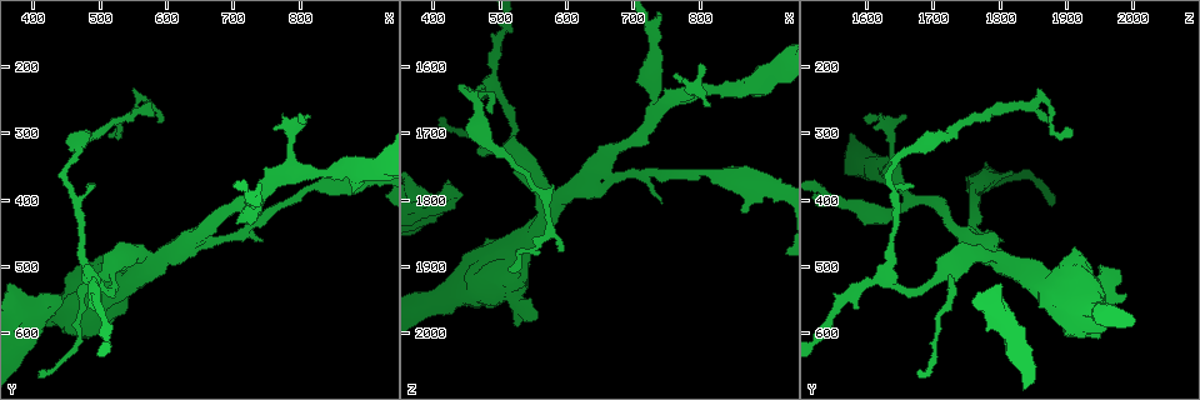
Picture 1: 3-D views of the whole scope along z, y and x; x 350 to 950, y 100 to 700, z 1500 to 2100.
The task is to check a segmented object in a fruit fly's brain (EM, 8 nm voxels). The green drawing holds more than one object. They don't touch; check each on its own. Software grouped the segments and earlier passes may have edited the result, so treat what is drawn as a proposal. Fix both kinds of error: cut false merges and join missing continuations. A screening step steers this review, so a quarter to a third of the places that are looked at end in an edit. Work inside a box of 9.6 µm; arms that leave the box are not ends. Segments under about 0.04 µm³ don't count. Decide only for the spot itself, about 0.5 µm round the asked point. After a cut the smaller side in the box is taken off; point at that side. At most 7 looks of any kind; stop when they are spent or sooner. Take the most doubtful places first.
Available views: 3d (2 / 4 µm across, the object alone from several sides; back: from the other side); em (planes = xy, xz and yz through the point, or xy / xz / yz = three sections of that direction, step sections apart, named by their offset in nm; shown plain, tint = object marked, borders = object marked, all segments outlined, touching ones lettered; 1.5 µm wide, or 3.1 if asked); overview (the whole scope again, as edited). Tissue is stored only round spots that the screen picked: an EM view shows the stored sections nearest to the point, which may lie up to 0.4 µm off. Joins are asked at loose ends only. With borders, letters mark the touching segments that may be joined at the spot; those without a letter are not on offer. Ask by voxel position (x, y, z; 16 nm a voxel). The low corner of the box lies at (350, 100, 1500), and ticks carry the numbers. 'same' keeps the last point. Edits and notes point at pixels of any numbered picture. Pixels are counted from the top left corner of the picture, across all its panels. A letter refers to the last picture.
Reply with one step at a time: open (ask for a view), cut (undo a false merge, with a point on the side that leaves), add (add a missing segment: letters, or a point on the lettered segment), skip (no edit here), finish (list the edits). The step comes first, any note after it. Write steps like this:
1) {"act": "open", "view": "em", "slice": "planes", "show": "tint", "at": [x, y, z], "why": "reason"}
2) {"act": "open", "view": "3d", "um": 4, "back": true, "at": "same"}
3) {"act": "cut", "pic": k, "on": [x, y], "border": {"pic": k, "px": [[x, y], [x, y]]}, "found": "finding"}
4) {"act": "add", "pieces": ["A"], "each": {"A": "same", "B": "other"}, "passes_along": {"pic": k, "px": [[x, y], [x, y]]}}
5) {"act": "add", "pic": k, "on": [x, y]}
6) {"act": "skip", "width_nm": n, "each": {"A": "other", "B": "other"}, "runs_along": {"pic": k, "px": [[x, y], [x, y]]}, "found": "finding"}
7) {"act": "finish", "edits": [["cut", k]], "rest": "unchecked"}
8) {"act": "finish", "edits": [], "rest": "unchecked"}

{"act": "open", "view": "em", "slice": "xz", "step": 8, "show": "tint", "at": [640, 465, 1760], "why": "three arms meet"}

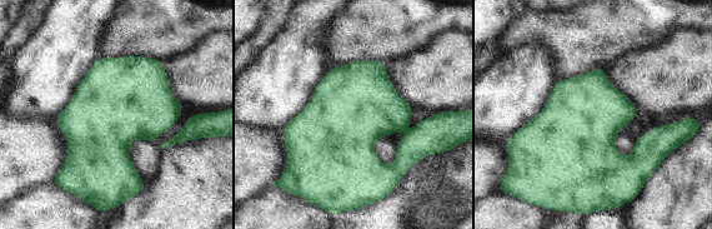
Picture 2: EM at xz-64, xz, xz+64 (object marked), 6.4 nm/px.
{"act": "open", "view": "em", "slice": "yz", "step": 8, "show": "borders", "at": "same", "why": "another direction"}

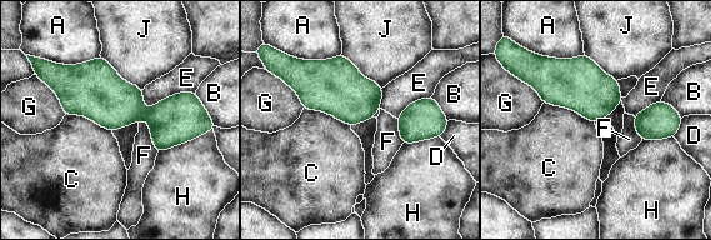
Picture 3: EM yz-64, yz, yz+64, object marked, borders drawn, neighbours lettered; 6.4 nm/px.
{"act": "skip", "width_nm": 300, "longest_contact_nm": ["C", 360], "each": {"A": "other", "B": "other", "C": "other", "D": "other", "E": "other", "F": "other", "G": "other", "H": "other", "J": "other"}, "found": "one neuron here"}

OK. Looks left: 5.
{"act": "open", "view": "3d", "um": 4, "at": [410, 610, 1825], "why": "stops while still wide"}

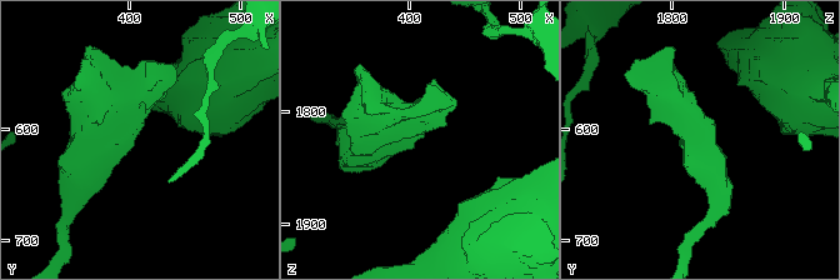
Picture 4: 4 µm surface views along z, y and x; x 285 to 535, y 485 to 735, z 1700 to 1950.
{"act": "open", "view": "em", "slice": "xy", "step": 8, "show": "borders", "at": [404, 604, 1824]}

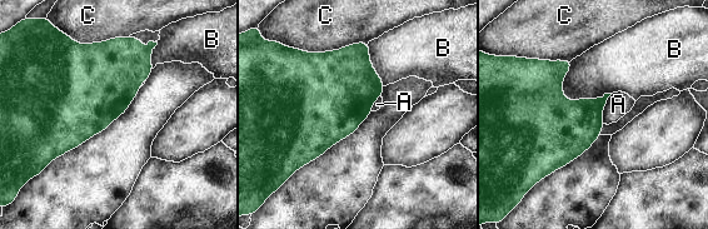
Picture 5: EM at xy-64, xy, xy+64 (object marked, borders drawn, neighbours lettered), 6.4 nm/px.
{"act": "open", "view": "em", "slice": "planes", "show": "borders", "at": "same"}

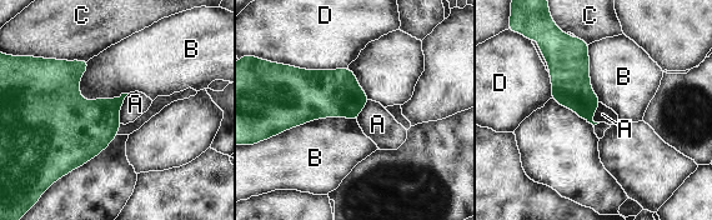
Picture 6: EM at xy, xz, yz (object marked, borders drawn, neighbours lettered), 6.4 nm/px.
{"act": "skip", "each": {"A": "other", "B": "other", "C": "other", "D": "other"}, "border": {"pic": 6, "px": [[129, 94], [119, 113], [120, 123]]}, "found": "none of them fits"}

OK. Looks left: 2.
{"act": "open", "view": "3d", "um": 2, "at": [410, 655, 1680], "why": "an open end"}

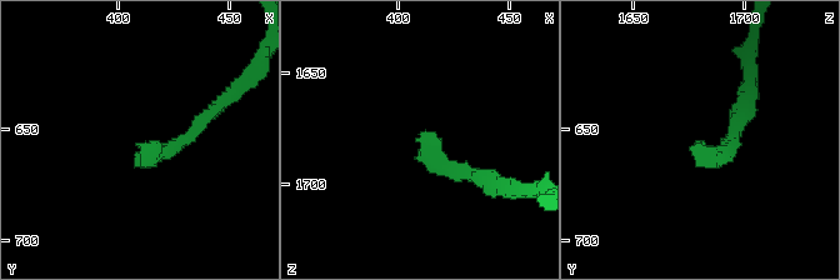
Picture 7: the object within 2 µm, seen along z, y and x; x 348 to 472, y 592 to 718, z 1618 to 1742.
{"act": "open", "view": "em", "slice": "planes", "show": "borders", "at": [408, 658, 1682]}

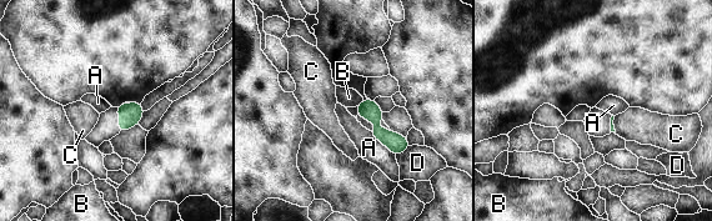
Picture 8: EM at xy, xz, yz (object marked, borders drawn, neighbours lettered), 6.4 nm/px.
{"act": "skip", "longest_contact_nm": ["A", 220], "each": {"A": "other", "B": "other", "C": "other", "D": "other"}, "runs_along": {"pic": 8, "px": [[365, 103], [376, 126], [405, 145]]}, "found": "none of them fits"}

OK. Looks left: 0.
{"act": "finish", "edits": [], "rest": "unchecked"}

